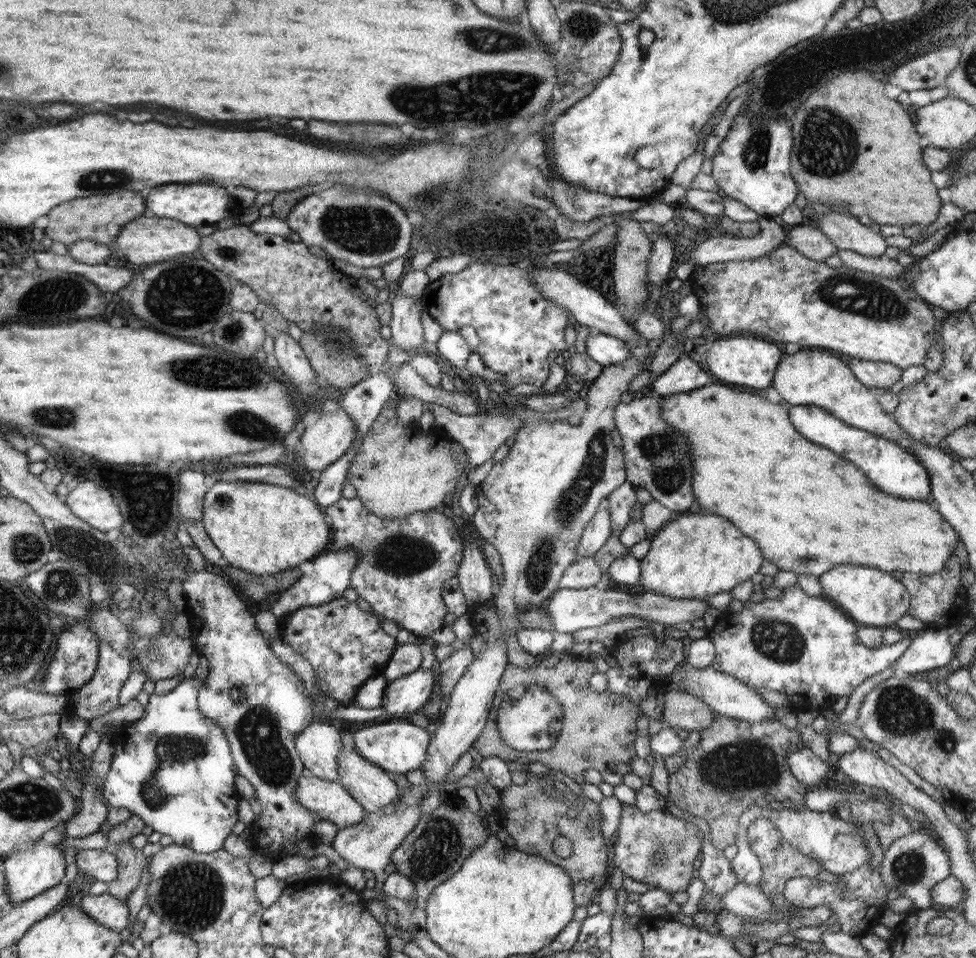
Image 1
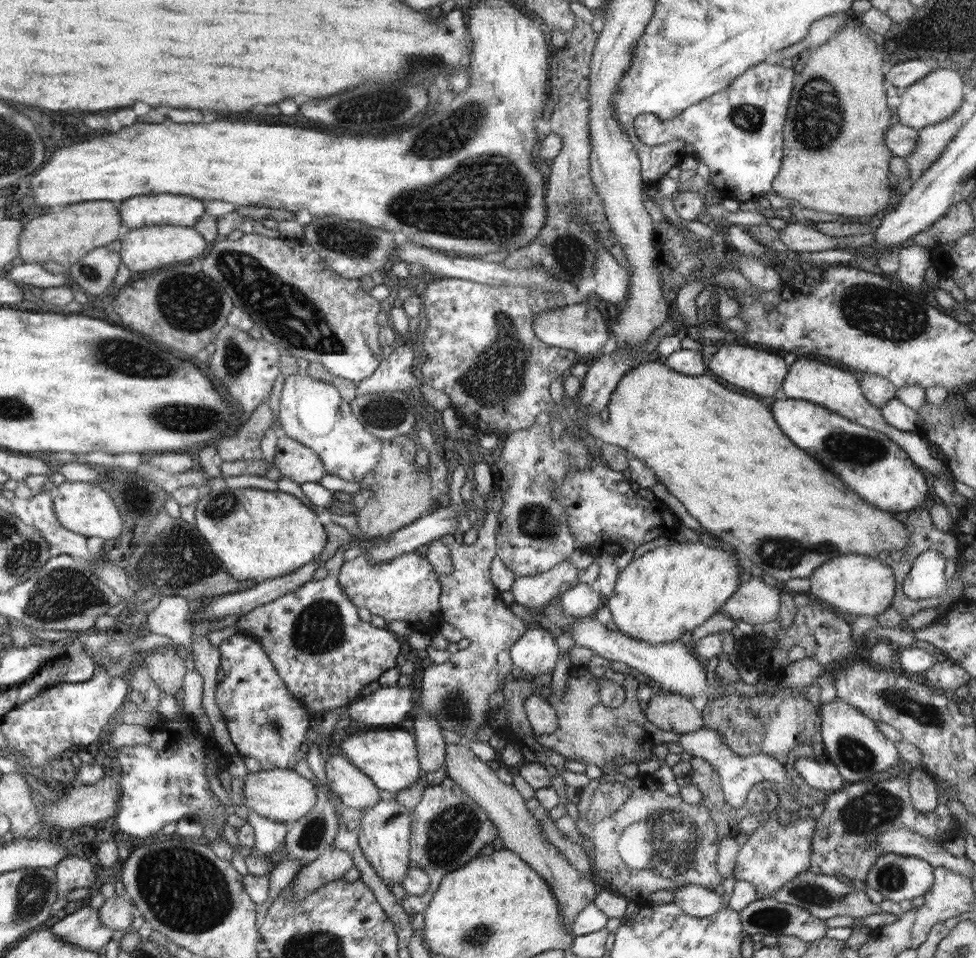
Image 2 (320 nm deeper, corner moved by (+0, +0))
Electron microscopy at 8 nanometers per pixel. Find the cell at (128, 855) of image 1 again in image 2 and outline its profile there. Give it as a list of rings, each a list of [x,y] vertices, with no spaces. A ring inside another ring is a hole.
[[[125,893],[123,896],[118,896],[116,894],[114,897],[106,899],[97,911],[102,924],[120,934],[135,930],[131,926],[134,918],[130,913],[132,912],[132,905],[134,904],[129,895]]]

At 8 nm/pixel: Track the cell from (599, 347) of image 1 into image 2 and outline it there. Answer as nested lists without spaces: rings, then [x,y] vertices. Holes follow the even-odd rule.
[[[568,302],[566,306],[539,312],[532,319],[532,328],[536,338],[539,338],[548,346],[567,348],[578,352],[579,355],[594,354],[600,351],[608,340],[608,327],[604,323],[600,311],[596,309],[595,302]]]

